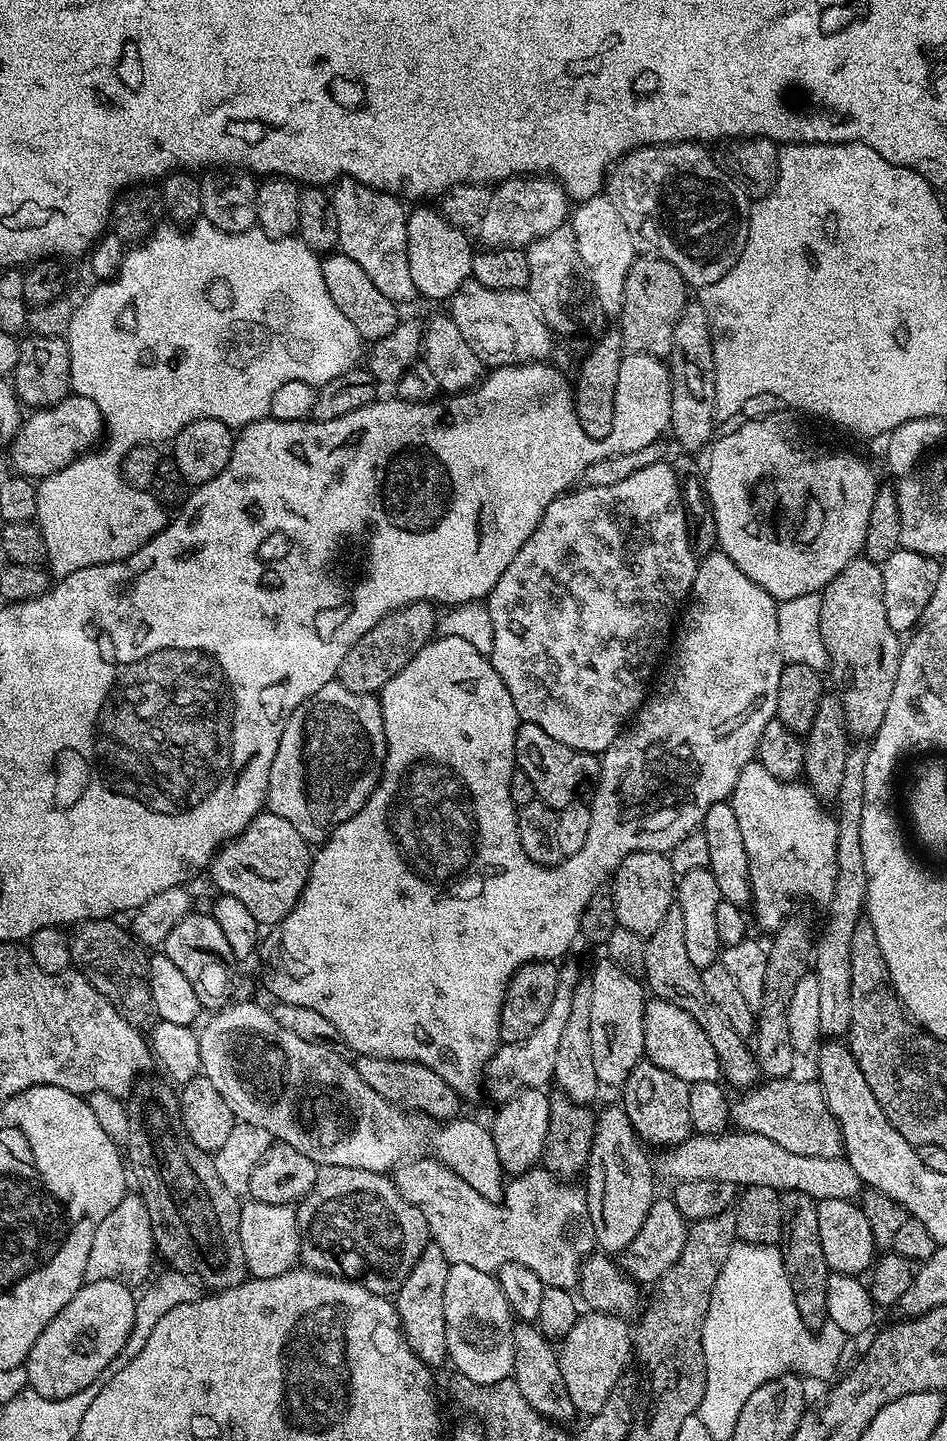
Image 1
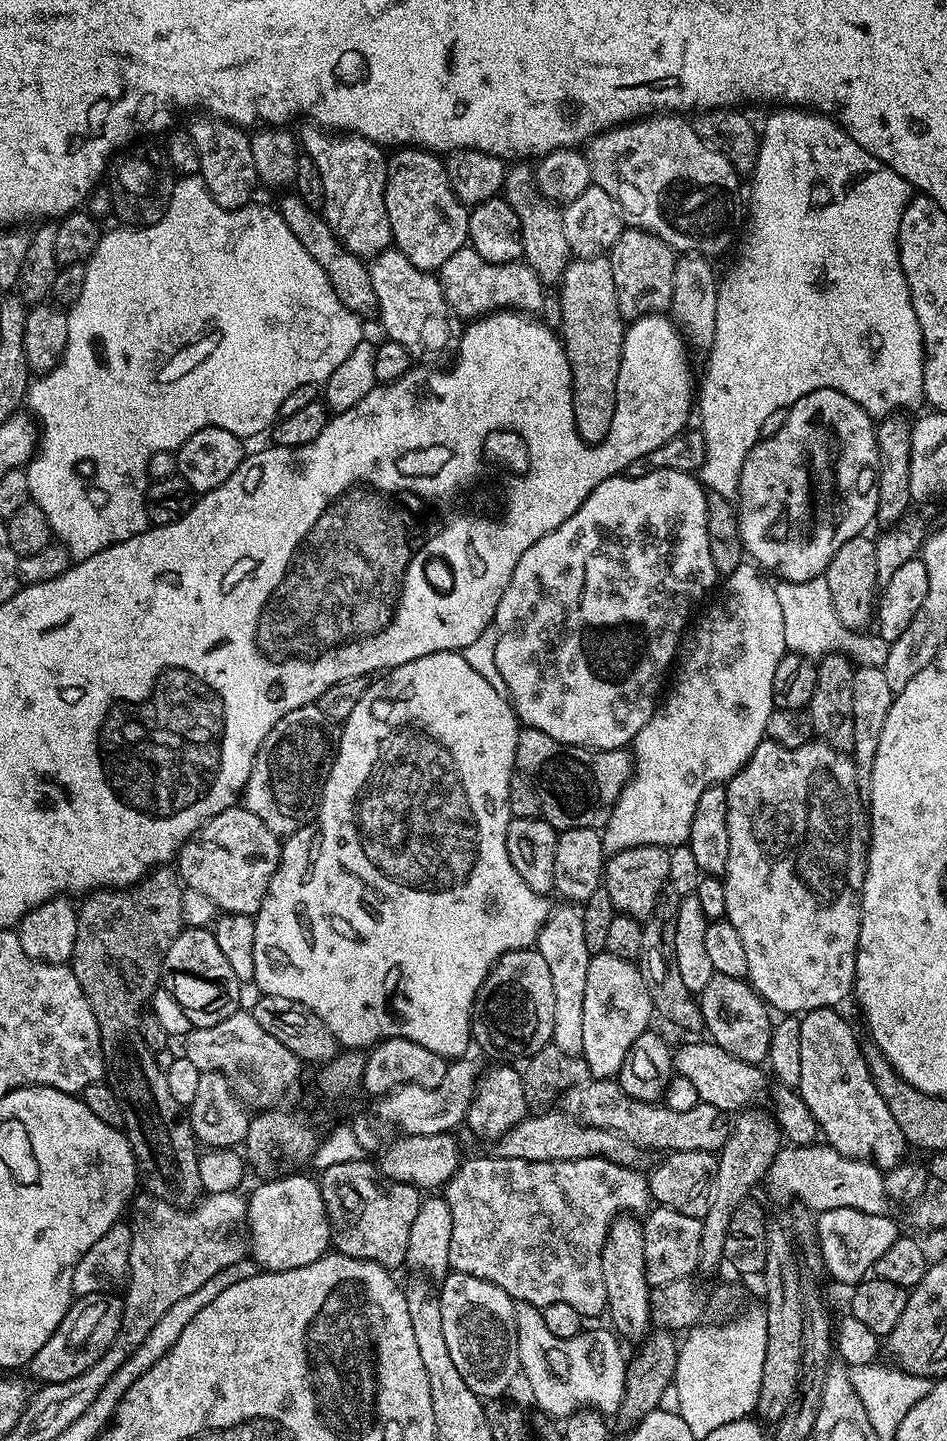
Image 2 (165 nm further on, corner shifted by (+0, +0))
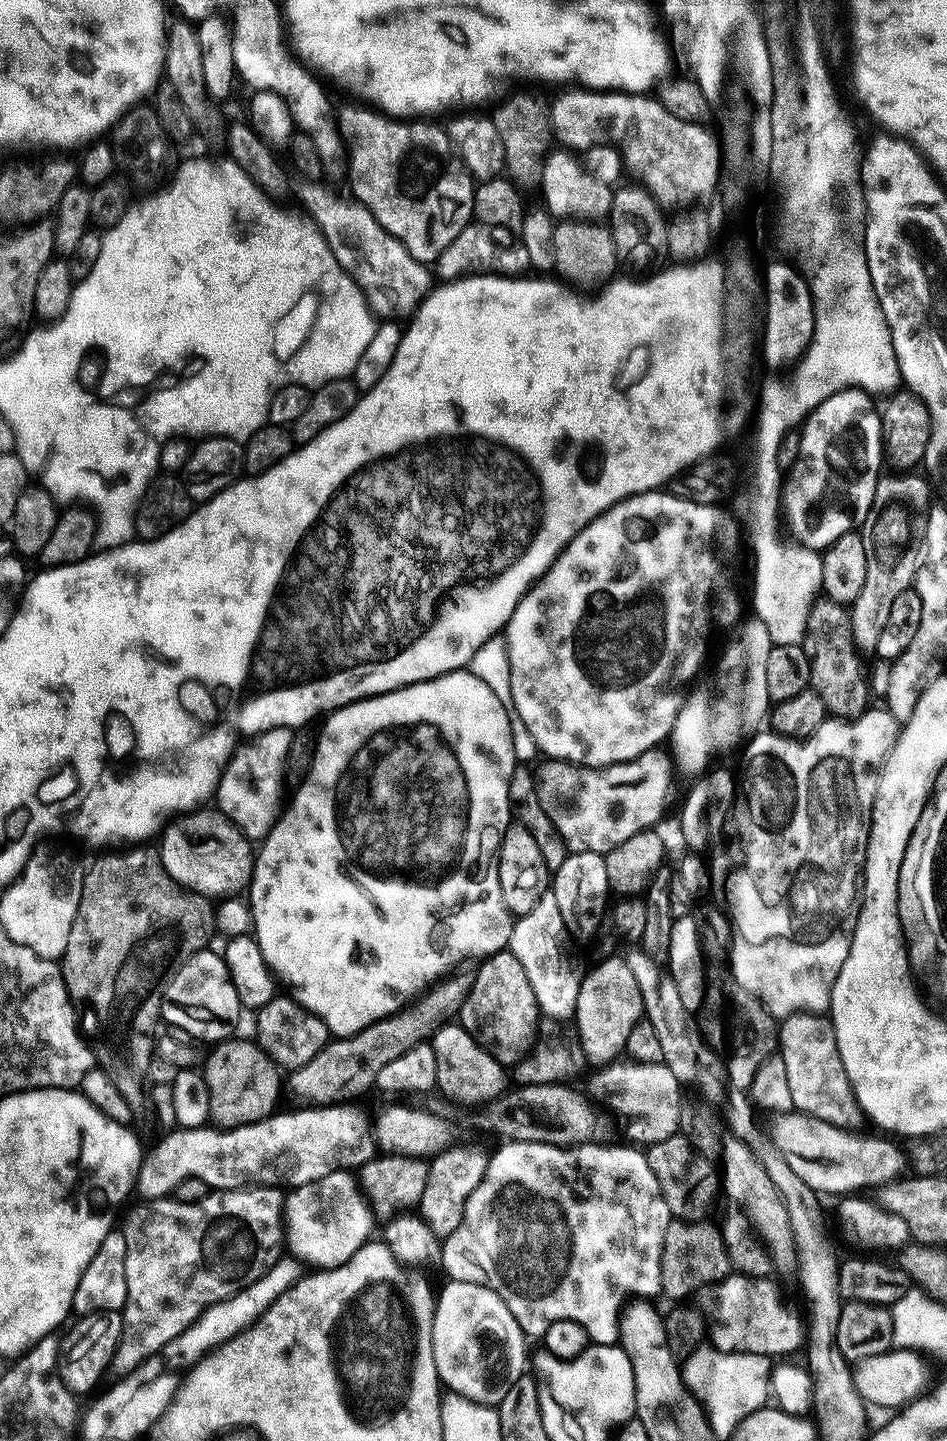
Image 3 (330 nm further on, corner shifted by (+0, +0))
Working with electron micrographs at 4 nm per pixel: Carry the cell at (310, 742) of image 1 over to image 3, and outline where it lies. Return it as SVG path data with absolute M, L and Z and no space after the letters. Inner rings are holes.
M271 728L245 739L232 753L220 776L220 784L214 793L215 807L223 816L234 821L253 842L263 841L276 825L285 803L284 771L288 768L288 755L292 752L292 736L294 732L291 728Z

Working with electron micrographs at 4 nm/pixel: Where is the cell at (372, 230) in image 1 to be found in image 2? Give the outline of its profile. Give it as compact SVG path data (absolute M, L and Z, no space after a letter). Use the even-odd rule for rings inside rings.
M307 126L298 132L298 140L302 145L302 152L307 159L318 166L318 174L322 174L322 186L324 187L324 202L322 215L334 230L334 234L350 249L354 255L361 258L379 256L392 244L392 231L390 222L386 218L384 206L384 183L388 177L388 161L386 152L381 145L373 144L371 140L359 138L340 138L335 140L331 131L319 126Z

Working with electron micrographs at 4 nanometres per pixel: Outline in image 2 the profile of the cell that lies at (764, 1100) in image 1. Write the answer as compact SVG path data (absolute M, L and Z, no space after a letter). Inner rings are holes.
M591 1079L582 1086L572 1087L561 1099L563 1111L581 1124L592 1128L610 1129L648 1150L661 1152L719 1153L730 1135L729 1117L714 1106L699 1102L690 1110L670 1110L667 1105L631 1098L617 1079Z

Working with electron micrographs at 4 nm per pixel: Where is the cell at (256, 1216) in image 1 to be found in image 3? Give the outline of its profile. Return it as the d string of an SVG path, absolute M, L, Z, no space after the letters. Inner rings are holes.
M351 1171L331 1172L314 1182L306 1182L302 1186L291 1189L284 1197L284 1239L286 1248L295 1259L317 1269L337 1268L342 1266L364 1244L369 1243L374 1217L363 1192L358 1187L358 1180Z

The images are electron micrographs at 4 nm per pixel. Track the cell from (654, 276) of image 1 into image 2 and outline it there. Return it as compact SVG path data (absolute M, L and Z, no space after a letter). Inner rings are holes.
M635 226L625 227L624 233L617 238L610 249L610 259L614 274L614 290L618 294L618 310L625 321L640 320L644 316L658 316L671 309L674 294L674 270L678 256L670 245L662 242L662 238Z

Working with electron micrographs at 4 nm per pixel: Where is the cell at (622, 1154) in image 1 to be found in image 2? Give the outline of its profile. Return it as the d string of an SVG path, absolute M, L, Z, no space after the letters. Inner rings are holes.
M618 1218L610 1226L608 1237L602 1246L602 1282L606 1282L606 1294L608 1295L606 1316L607 1319L612 1319L611 1327L617 1337L625 1341L626 1339L636 1340L635 1342L643 1341L652 1323L652 1294L646 1278L644 1225L639 1219Z

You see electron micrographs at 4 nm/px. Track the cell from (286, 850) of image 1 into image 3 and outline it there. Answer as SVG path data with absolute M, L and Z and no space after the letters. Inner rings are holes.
M209 808L185 812L159 833L160 865L174 882L191 892L209 898L232 898L243 893L252 882L254 844L234 821Z

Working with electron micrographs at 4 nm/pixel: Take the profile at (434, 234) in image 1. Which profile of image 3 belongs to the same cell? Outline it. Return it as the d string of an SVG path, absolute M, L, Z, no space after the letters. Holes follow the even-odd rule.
M368 106L344 108L338 112L340 135L346 144L346 178L352 182L351 195L378 223L385 228L415 260L431 265L442 250L462 234L466 225L473 223L472 207L476 193L474 181L468 173L456 149L448 141L448 133L436 122L424 118L393 118Z

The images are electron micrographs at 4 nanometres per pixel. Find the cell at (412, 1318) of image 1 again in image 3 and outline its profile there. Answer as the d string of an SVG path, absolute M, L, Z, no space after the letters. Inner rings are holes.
M464 1147L447 1148L445 1152L439 1152L437 1156L431 1157L428 1164L426 1190L422 1190L418 1215L439 1238L454 1234L454 1230L458 1230L458 1222L462 1222L466 1198L470 1198L474 1186L478 1186L478 1182L486 1174L489 1153Z

